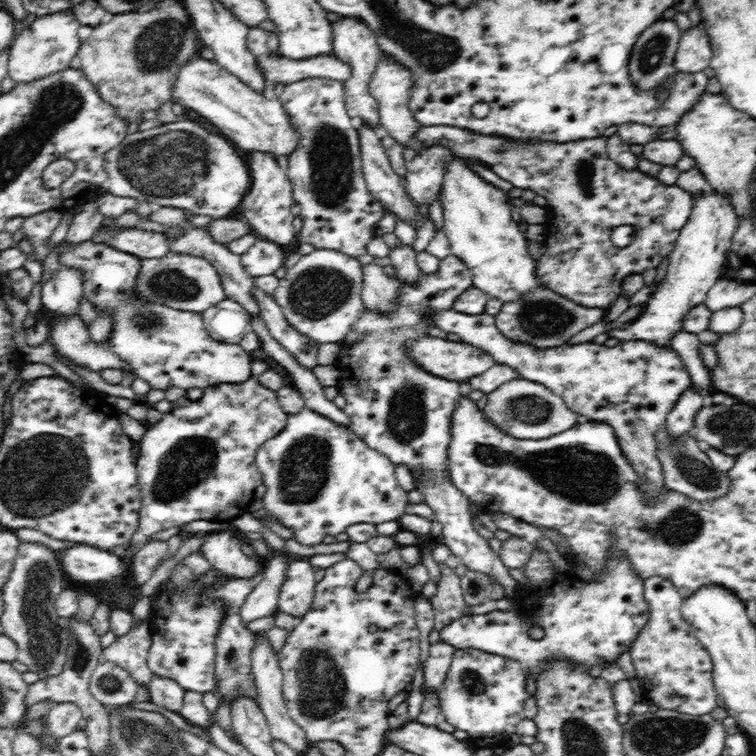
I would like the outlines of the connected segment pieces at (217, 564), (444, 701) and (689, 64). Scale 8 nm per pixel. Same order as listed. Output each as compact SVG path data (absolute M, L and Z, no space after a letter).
M227 531L202 534L204 544L199 550L213 568L223 572L228 578L238 581L252 578L263 569L263 565L244 555L240 549L240 540Z
M477 648L456 649L448 674L442 686L436 691L445 720L454 726L455 730L468 733L466 742L468 745L474 746L476 750L490 747L509 747L516 725L526 719L524 704L530 695L526 691L525 672L517 660L490 654L477 650Z
M704 24L690 27L683 33L673 60L675 72L694 74L708 68L710 59L713 58L708 42L710 40L708 40L708 33L704 30Z

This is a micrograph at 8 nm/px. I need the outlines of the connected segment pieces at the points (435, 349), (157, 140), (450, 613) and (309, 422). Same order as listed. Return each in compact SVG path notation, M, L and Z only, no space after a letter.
M431 336L406 342L406 351L408 351L408 357L416 365L420 365L422 369L430 372L430 374L459 383L464 383L466 380L474 378L474 376L484 374L486 370L490 370L497 363L492 355L481 348L476 348L462 341L451 342L448 339L433 338Z
M190 122L164 123L149 130L137 131L125 135L118 146L108 151L105 156L104 168L107 170L109 180L106 183L107 192L114 196L133 198L137 201L148 201L155 207L170 206L184 209L194 215L204 215L213 219L226 218L232 214L252 184L246 158L240 158L238 152L230 142L224 140L224 136L210 134L206 128L198 128L198 124Z
M441 566L441 578L436 584L437 592L429 601L435 612L434 628L440 632L444 626L464 616L464 609L468 606L463 599L461 577L453 568Z
M305 407L288 416L286 426L267 440L255 454L256 466L264 476L262 490L264 507L279 523L294 530L294 540L304 546L322 544L326 536L346 533L353 524L380 524L399 520L408 506L407 492L398 485L392 461L370 448L352 429L330 420L327 416Z

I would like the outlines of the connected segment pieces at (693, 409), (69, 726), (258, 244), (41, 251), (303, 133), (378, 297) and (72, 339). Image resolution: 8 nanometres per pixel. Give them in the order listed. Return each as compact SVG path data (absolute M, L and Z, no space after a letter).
M690 384L688 391L676 402L672 410L668 412L665 420L665 428L674 438L680 438L682 434L688 434L694 426L694 418L698 411L707 405L708 395L698 391Z
M73 702L56 703L46 714L50 735L58 738L58 741L75 732L82 719L80 708Z
M260 238L241 256L241 262L246 273L256 278L274 275L284 266L286 257L286 251L279 244Z
M62 210L46 211L34 214L24 219L22 230L25 237L34 246L35 253L32 259L44 260L49 254L47 244L49 238L62 220Z
M306 78L290 83L278 97L293 128L299 134L296 150L288 156L285 171L291 180L293 200L301 205L302 226L297 238L313 244L316 249L330 249L357 258L367 254L368 241L377 236L377 224L387 212L368 190L362 172L361 148L357 131L358 121L346 110L344 85L329 78Z
M364 264L364 288L362 299L367 310L379 314L394 314L398 307L398 294L401 282L397 278L386 275L382 266L378 264Z
M47 313L47 316L52 330L49 342L68 361L98 372L130 369L129 364L112 351L108 342L94 342L90 338L87 326L79 315L57 318Z

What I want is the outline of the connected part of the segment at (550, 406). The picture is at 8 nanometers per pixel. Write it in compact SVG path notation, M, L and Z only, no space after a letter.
M518 378L500 385L499 388L488 393L486 406L482 408L490 424L500 432L518 440L542 440L578 424L579 415L568 409L562 397L545 388L543 384Z

